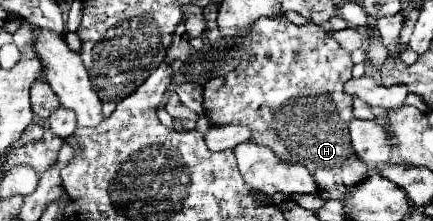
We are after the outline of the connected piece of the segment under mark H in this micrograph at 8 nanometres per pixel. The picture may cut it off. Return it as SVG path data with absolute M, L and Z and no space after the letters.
M285 16L259 18L251 34L243 40L247 52L255 54L255 60L243 60L239 66L219 78L211 78L203 86L203 108L213 126L239 124L251 130L251 142L271 148L285 164L305 166L317 182L317 194L321 198L343 200L347 186L353 186L367 174L367 166L355 160L351 140L347 138L347 122L353 118L353 96L343 92L343 84L351 78L351 54L345 52L333 38L329 38L321 26L303 24L295 26Z

